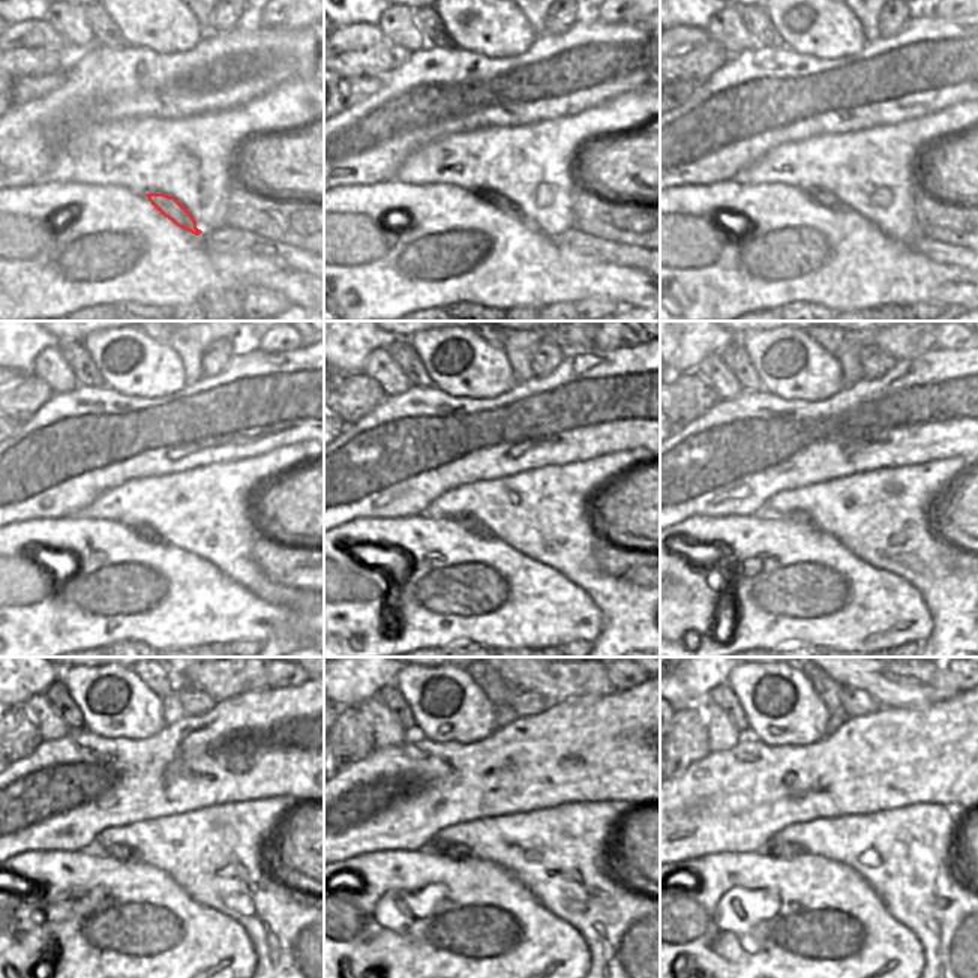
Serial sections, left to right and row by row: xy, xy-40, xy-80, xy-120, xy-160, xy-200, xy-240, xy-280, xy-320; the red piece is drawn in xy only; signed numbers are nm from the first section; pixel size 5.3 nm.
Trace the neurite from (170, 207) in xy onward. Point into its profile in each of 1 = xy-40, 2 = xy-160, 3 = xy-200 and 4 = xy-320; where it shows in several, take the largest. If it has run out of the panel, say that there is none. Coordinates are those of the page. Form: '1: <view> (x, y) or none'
1: xy-40 (495, 200)
2: xy-160 (470, 524)
3: xy-200 (795, 516)
4: xy-320 (777, 848)

